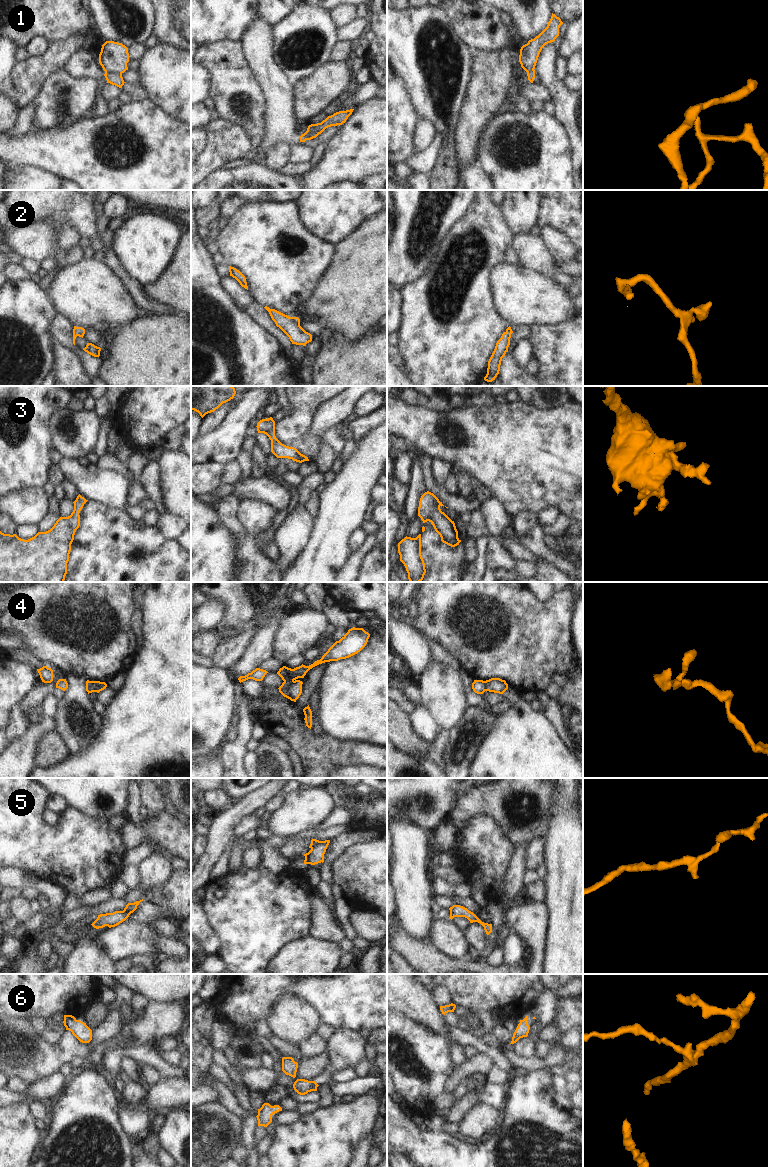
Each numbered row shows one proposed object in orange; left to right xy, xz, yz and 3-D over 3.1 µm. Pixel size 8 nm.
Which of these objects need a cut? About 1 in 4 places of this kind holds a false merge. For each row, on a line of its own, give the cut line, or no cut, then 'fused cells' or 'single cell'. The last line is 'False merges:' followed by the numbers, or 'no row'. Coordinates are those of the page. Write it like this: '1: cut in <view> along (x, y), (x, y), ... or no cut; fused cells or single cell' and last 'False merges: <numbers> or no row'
1: cut in xz along (318, 130), (311, 129), (308, 133), (304, 134); fused cells
2: no cut; single cell
3: no cut; single cell
4: cut in xz along (293, 679), (284, 681); fused cells
5: cut in xy along (123, 910), (128, 915); fused cells
6: no cut; single cell
False merges: 1, 4, 5

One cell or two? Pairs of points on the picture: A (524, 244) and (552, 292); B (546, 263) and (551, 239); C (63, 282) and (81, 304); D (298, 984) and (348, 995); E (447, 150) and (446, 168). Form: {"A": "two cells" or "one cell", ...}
{"A": "two cells", "B": "two cells", "C": "one cell", "D": "one cell", "E": "one cell"}

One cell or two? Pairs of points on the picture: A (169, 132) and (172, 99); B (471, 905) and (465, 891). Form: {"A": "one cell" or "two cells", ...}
{"A": "two cells", "B": "two cells"}

